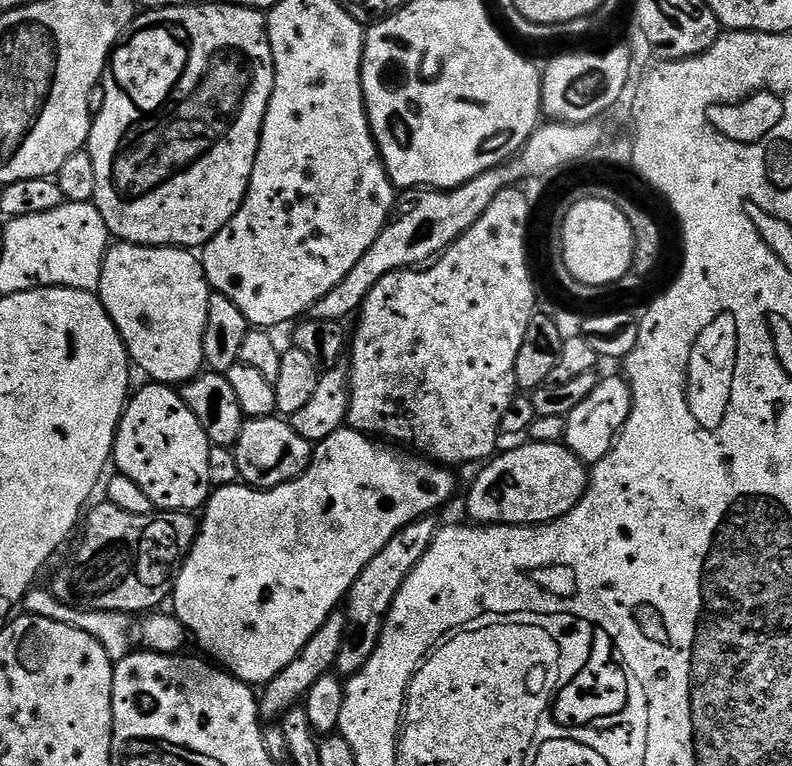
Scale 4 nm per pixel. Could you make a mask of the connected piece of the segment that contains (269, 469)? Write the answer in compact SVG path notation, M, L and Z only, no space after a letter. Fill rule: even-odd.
M267 416L257 420L245 419L234 451L240 480L251 487L267 490L288 484L304 473L312 465L314 444L293 430L287 419Z

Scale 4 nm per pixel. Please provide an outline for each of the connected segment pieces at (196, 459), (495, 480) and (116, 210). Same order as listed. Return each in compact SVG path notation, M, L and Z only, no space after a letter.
M155 382L145 383L145 388L137 387L131 393L128 407L124 409L124 417L116 429L116 444L112 447L114 464L117 464L119 475L130 478L146 490L146 498L150 498L153 509L166 512L186 512L189 514L203 509L214 489L210 482L210 450L212 445L206 438L206 430L198 422L194 414L190 414L190 406L182 402L179 391L167 384Z
M527 442L521 448L501 451L495 458L489 459L476 476L472 489L468 492L467 519L476 526L489 524L549 524L551 520L562 518L578 506L586 494L590 479L589 469L563 443L537 444Z
M184 2L177 3L175 8L154 8L151 10L141 11L130 22L130 26L126 26L126 30L121 34L120 40L116 43L115 48L112 49L112 54L108 58L108 66L104 70L102 77L102 92L104 88L104 97L99 97L98 111L95 113L92 129L88 135L88 143L86 150L90 154L90 158L94 162L94 178L96 179L96 194L94 203L96 208L102 214L102 218L106 222L109 233L117 241L126 244L144 244L148 248L186 248L189 250L203 249L205 244L208 244L214 238L214 234L218 234L218 230L222 230L222 226L226 226L226 222L230 222L230 218L234 218L234 214L244 205L244 199L248 193L250 186L250 178L254 170L254 162L258 154L258 146L260 145L260 131L264 125L266 118L266 110L268 103L272 97L274 90L274 58L270 50L270 38L268 37L268 21L263 11L255 8L244 8L239 2L232 2L232 4L184 4Z

